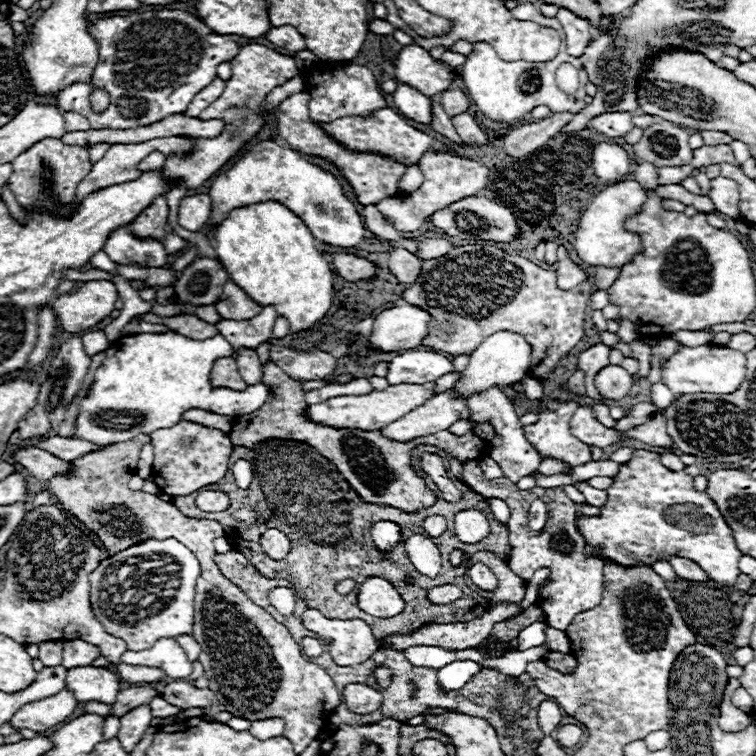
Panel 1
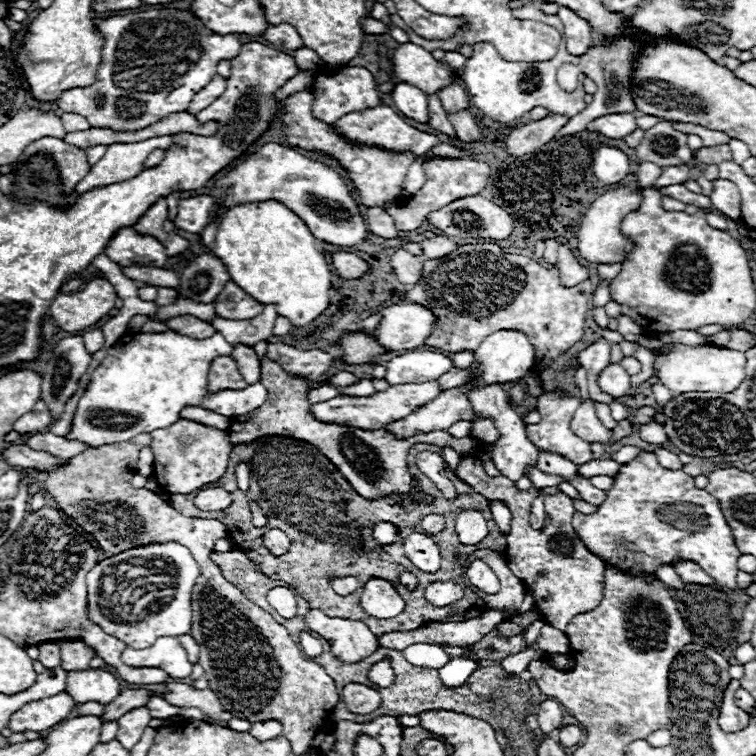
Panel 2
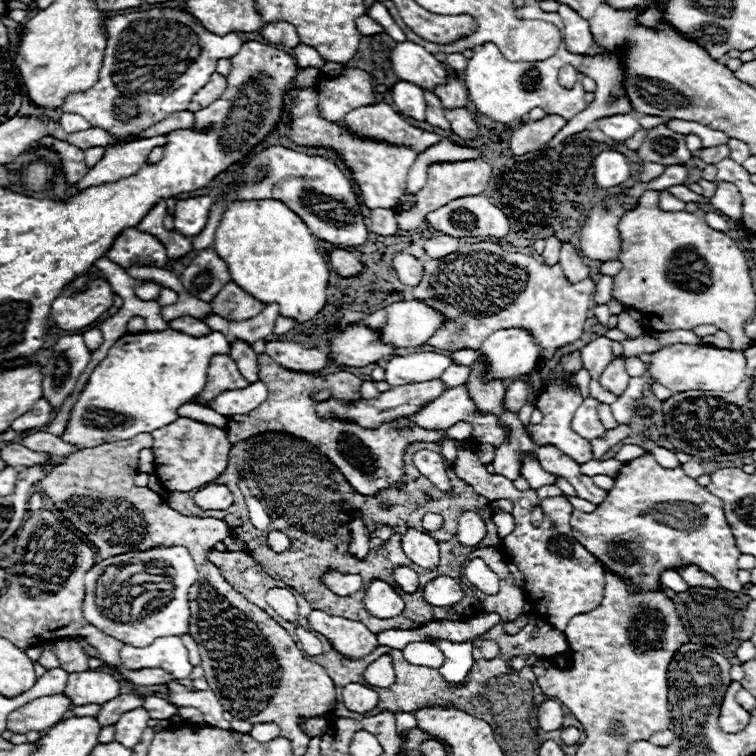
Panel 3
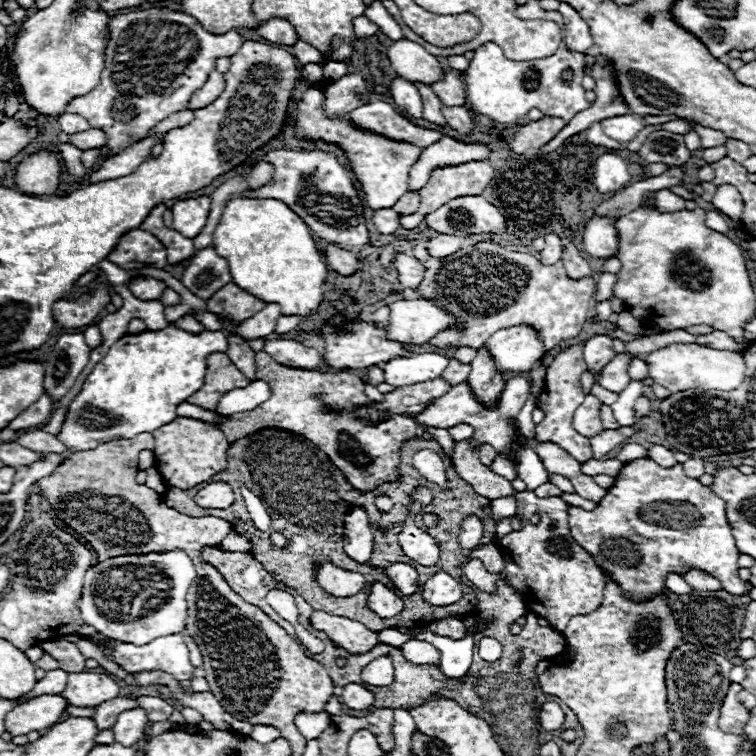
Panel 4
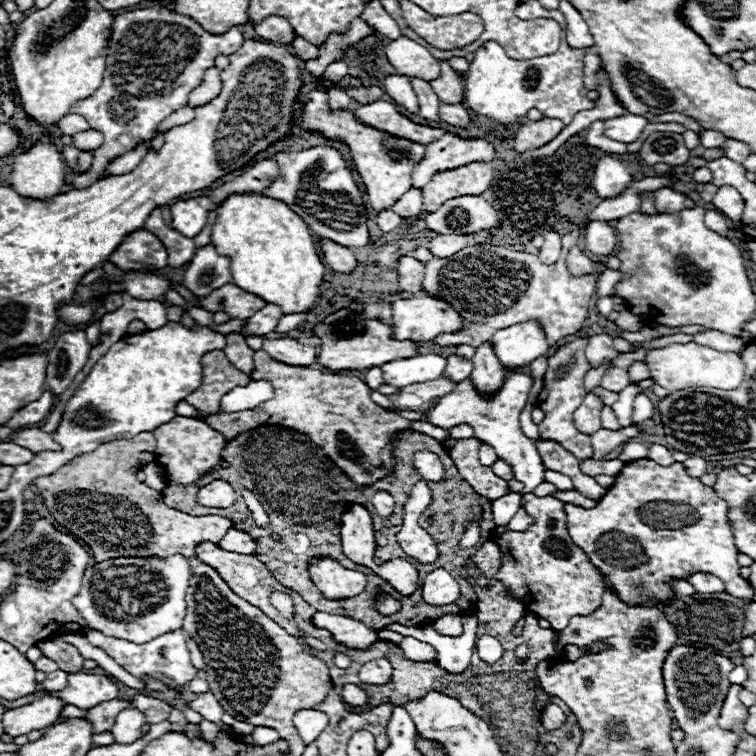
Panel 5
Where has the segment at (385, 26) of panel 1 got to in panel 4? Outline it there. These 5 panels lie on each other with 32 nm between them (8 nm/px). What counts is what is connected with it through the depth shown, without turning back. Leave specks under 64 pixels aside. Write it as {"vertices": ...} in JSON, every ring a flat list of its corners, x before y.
{"vertices":[[360,16,360,18,354,20,354,38,356,38,356,40,368,38,368,36,372,36,372,34,376,34,376,32,378,32,378,26,372,24,370,20,366,20,364,16]]}

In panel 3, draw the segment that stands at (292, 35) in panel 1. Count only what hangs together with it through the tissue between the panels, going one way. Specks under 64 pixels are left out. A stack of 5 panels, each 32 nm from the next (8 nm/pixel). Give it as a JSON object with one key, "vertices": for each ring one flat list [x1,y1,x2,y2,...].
{"vertices":[[270,22,260,30,260,36,266,38,268,42,282,44,288,48,294,48,300,44,300,36,296,34,296,28,288,22]]}

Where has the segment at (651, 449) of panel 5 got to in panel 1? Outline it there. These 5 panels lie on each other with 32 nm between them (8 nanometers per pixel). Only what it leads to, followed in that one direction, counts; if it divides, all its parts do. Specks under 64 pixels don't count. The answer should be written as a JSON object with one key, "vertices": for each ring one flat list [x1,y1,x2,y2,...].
{"vertices":[[662,448,658,450,658,454,660,454,660,458,662,458,662,464,668,466,670,470,684,470,684,464,680,462,680,458,678,458,676,454,672,454,672,452,664,452]]}

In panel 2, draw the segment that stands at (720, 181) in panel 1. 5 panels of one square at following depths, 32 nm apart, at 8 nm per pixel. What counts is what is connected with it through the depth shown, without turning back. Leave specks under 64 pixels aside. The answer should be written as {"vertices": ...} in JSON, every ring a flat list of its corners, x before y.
{"vertices":[[714,180,714,192,710,196,712,206,730,216,732,220,740,220,742,210,740,210,740,192,734,182,730,180]]}

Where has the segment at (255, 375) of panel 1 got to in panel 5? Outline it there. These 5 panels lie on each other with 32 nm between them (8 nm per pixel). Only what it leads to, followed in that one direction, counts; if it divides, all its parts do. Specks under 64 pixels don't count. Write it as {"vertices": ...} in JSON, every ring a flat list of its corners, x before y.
{"vertices":[[238,332,226,334,224,354,236,368,242,368,242,372,252,374,252,354,254,352,248,348,248,344,246,344,242,334,238,334]]}

